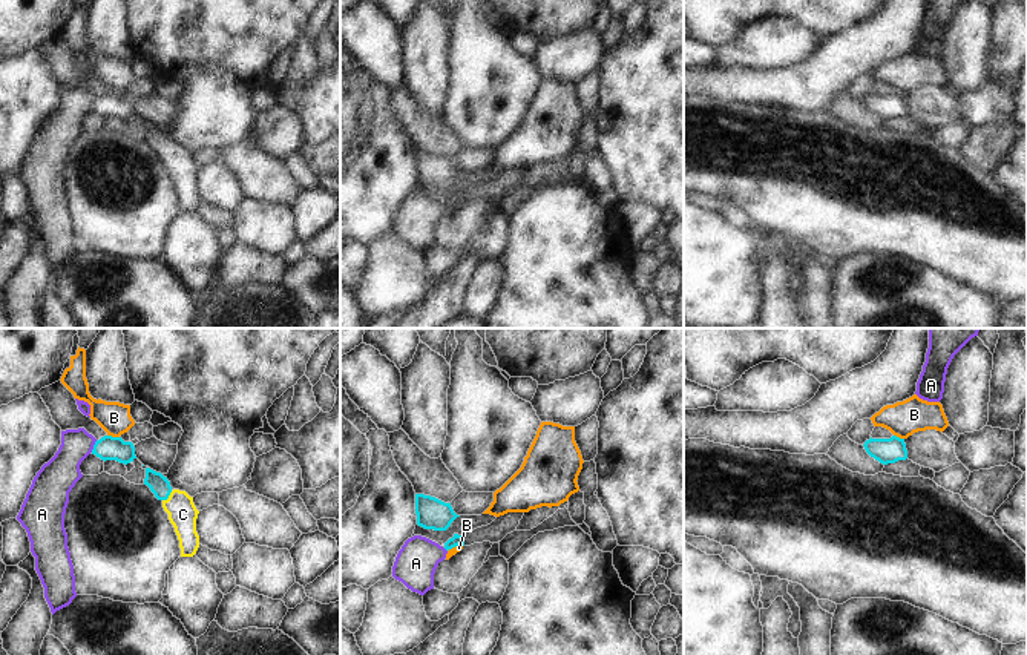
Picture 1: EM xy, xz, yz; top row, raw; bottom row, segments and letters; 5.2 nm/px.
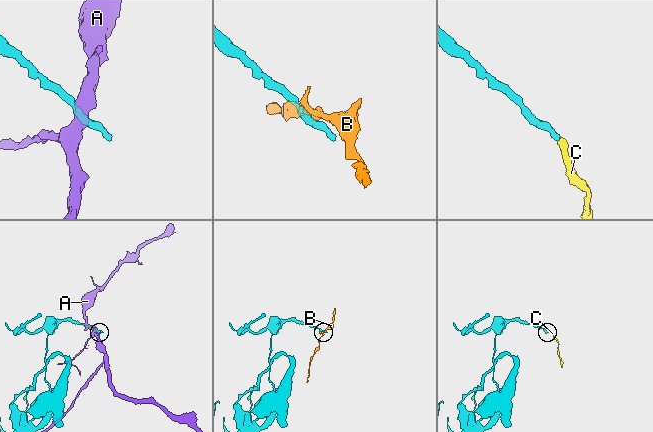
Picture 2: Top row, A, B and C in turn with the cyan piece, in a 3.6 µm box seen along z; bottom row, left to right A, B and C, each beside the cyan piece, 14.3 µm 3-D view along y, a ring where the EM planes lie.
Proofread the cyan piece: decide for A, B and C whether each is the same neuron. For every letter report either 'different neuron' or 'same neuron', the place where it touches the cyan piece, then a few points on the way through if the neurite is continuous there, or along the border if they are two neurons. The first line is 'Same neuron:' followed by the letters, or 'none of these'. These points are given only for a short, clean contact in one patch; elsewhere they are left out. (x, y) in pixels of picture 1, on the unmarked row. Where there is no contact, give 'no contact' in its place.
Same neuron: C
A: different neuron | xy (94, 103) | along xy (97, 97), (91, 108)
B: different neuron | xy (114, 94) | along xy (108, 91), (118, 94)
C: same neuron | xy (167, 154) | across xy (157, 138), (167, 154), (183, 171)

